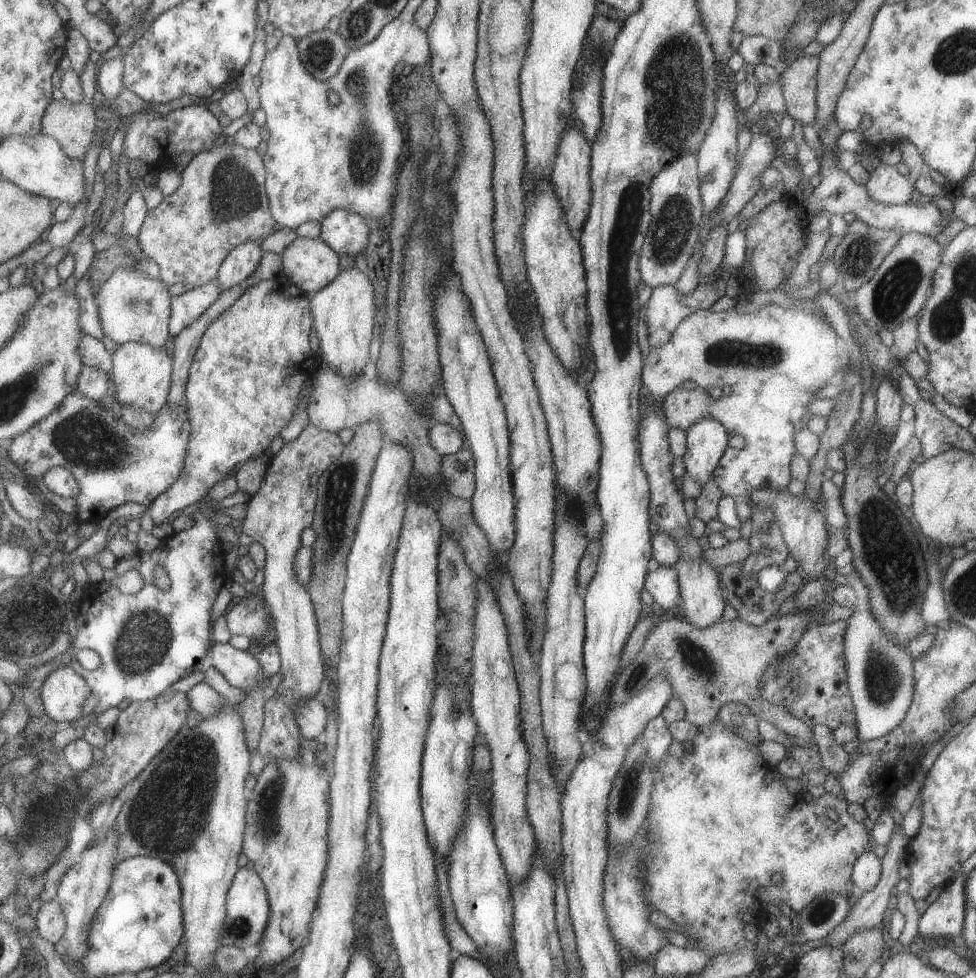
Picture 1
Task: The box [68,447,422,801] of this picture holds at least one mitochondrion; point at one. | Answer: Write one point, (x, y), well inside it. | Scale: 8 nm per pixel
(139, 645)

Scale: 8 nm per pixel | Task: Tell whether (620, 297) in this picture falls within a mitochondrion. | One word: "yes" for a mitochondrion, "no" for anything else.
yes

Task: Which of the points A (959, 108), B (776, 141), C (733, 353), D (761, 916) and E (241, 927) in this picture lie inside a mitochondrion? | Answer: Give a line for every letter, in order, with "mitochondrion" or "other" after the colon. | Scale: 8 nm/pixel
A: other
B: other
C: mitochondrion
D: other
E: mitochondrion

